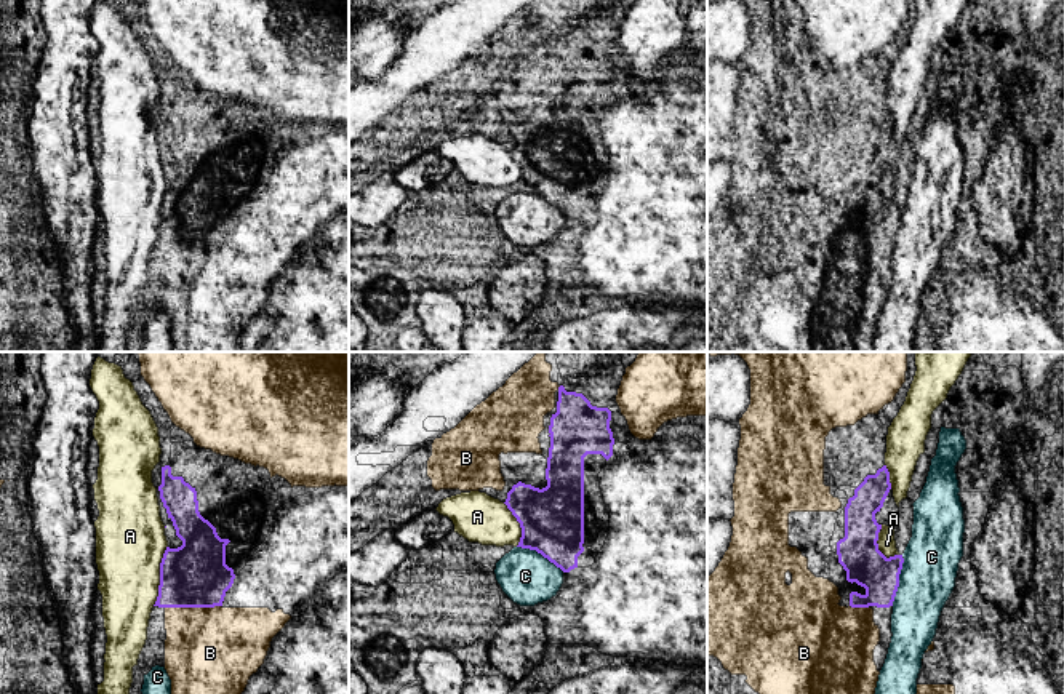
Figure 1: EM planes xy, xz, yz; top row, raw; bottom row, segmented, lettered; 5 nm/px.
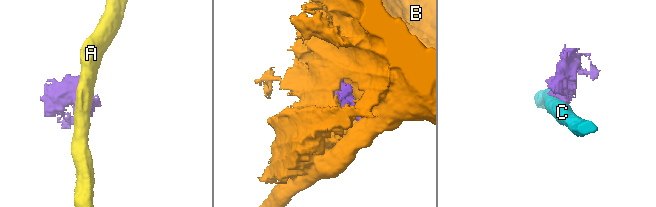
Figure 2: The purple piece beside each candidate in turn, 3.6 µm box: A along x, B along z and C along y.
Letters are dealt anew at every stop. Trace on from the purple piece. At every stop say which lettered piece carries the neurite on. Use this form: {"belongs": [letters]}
{"belongs": []}

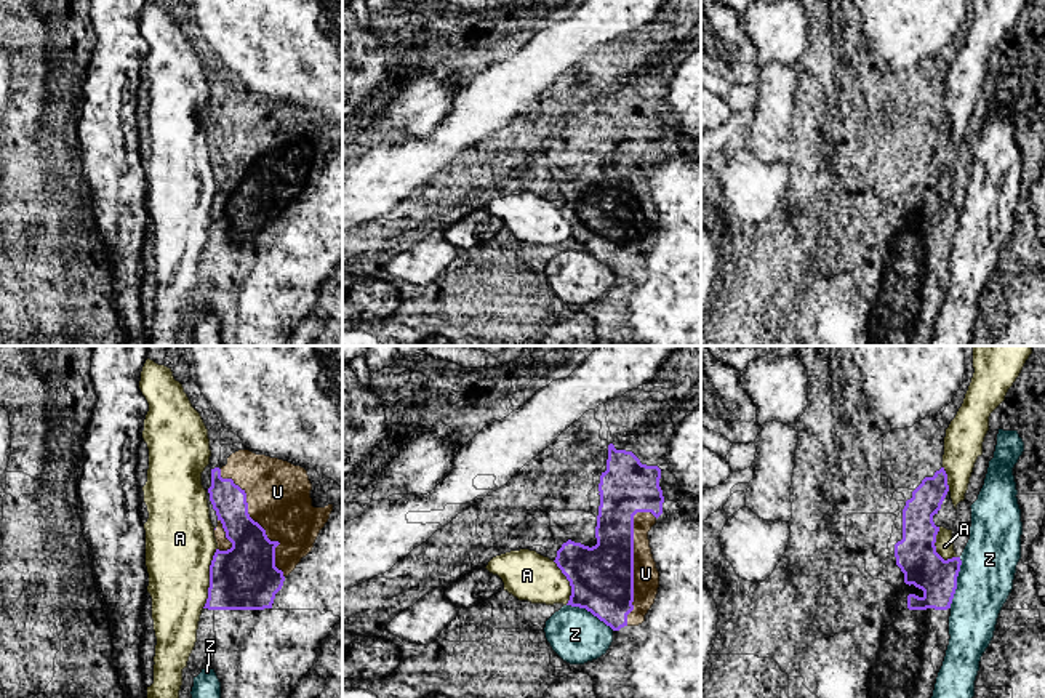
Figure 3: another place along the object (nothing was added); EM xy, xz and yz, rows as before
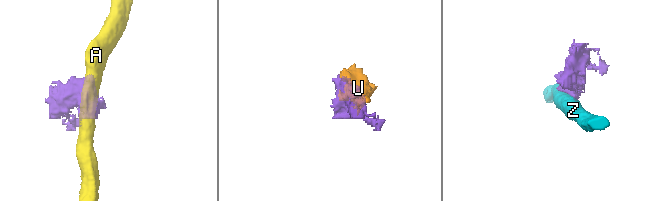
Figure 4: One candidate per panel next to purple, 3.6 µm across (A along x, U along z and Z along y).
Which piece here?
{"belongs": ["U"]}

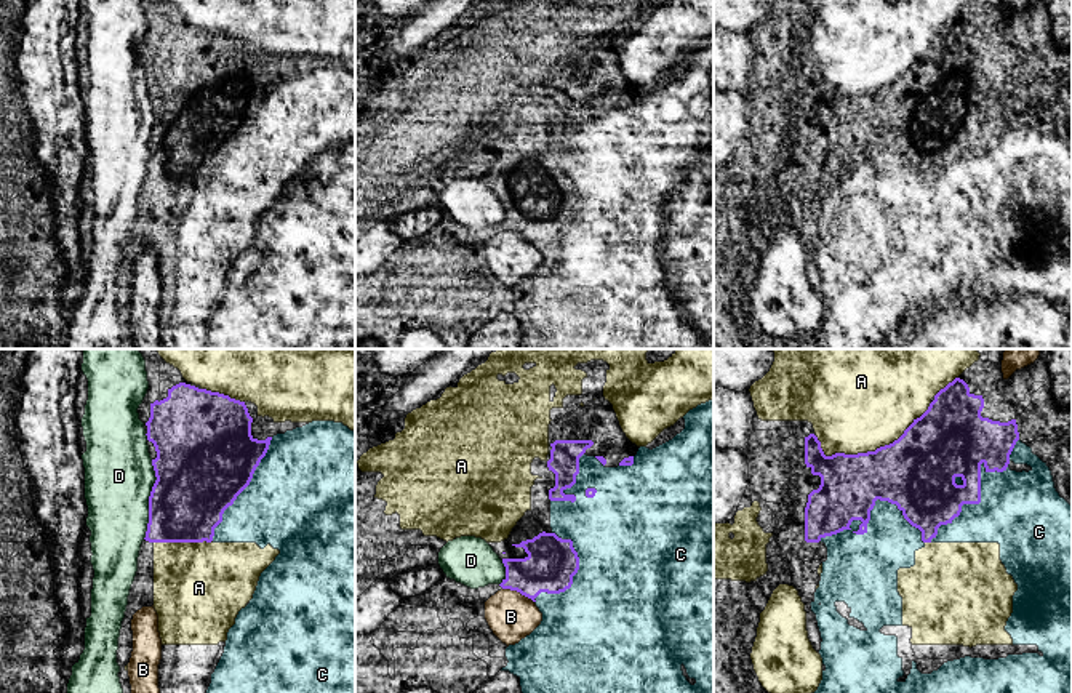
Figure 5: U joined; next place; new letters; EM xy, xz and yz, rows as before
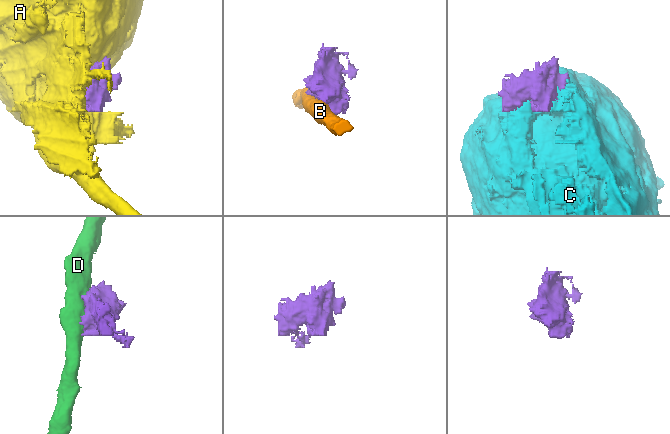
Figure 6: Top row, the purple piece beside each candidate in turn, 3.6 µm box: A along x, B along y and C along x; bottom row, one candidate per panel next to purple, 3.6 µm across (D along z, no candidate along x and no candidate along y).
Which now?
{"belongs": []}

